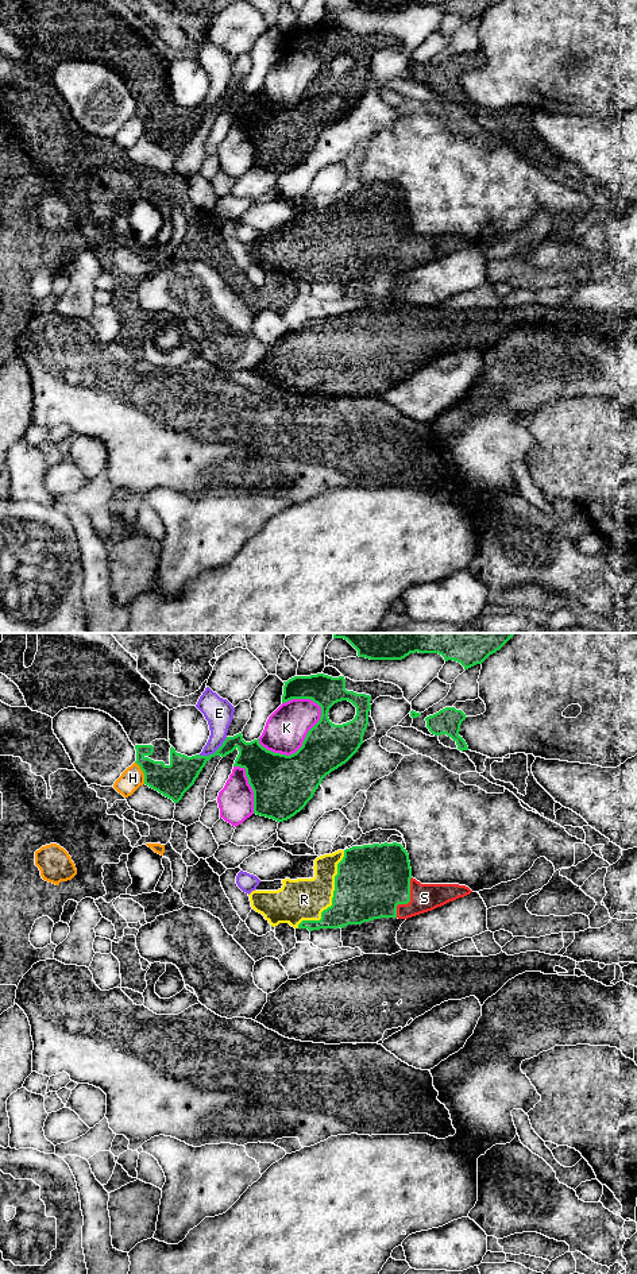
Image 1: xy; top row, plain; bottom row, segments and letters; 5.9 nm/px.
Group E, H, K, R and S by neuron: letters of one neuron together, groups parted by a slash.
E / H / K / R S

